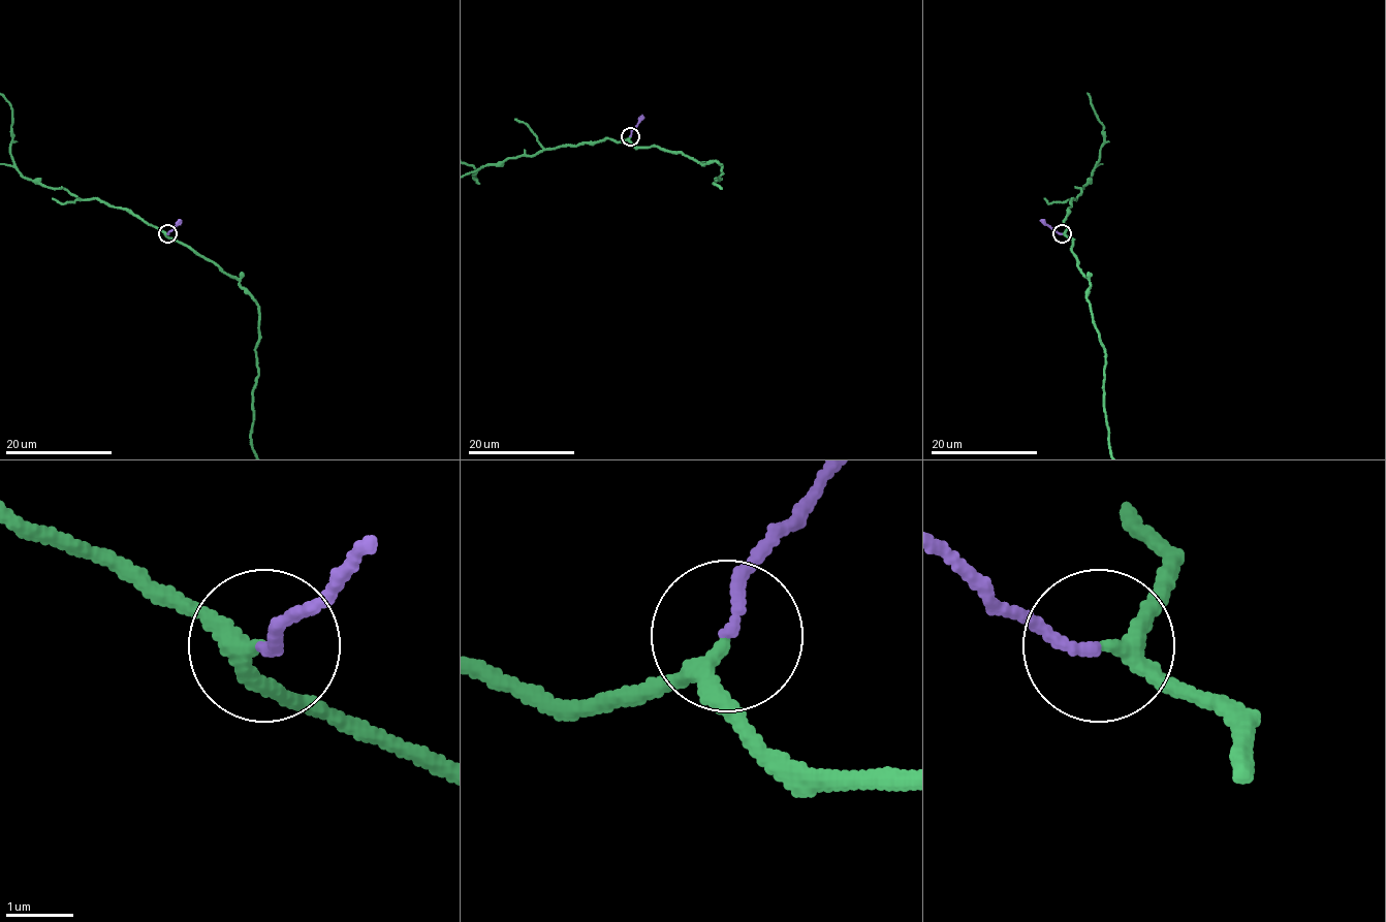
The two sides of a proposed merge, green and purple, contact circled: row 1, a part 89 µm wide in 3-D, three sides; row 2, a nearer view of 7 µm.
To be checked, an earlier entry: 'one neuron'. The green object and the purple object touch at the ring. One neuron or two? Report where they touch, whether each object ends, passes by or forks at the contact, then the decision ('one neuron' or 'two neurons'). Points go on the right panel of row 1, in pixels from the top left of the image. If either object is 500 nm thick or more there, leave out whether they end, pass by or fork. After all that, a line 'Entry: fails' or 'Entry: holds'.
place (1062, 233); green passes by; purple ends; one neuron
Entry: holds

